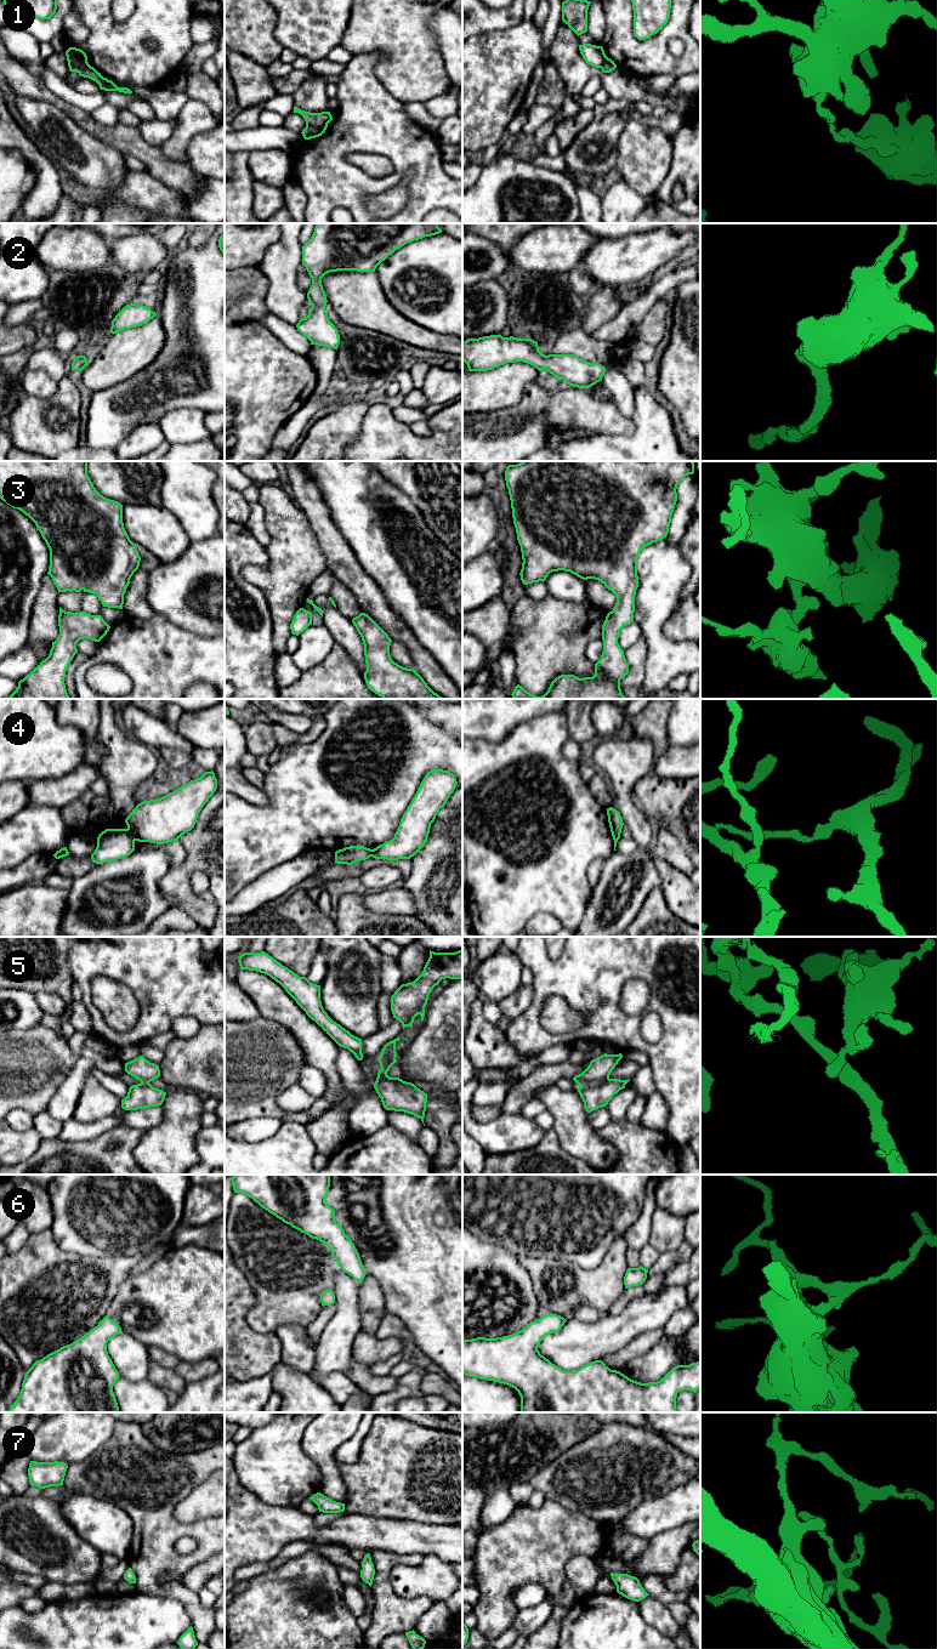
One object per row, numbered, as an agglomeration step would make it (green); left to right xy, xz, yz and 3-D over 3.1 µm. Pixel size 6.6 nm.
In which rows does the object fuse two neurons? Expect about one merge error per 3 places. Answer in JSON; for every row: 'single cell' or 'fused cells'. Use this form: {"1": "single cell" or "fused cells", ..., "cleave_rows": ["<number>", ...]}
{"1": "fused cells", "2": "single cell", "3": "single cell", "4": "fused cells", "5": "single cell", "6": "single cell", "7": "single cell", "cleave_rows": ["1", "4"]}

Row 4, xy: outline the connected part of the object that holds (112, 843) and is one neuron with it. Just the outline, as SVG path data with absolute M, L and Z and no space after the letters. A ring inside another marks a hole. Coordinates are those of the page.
M106 829L97 837L91 859L96 864L103 864L125 858L135 851L135 841L129 829Z

